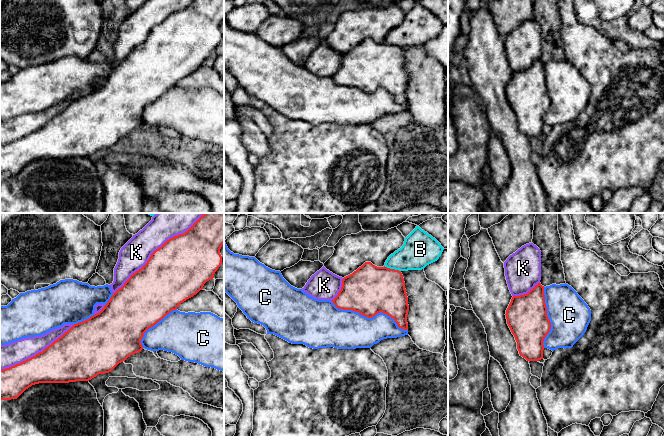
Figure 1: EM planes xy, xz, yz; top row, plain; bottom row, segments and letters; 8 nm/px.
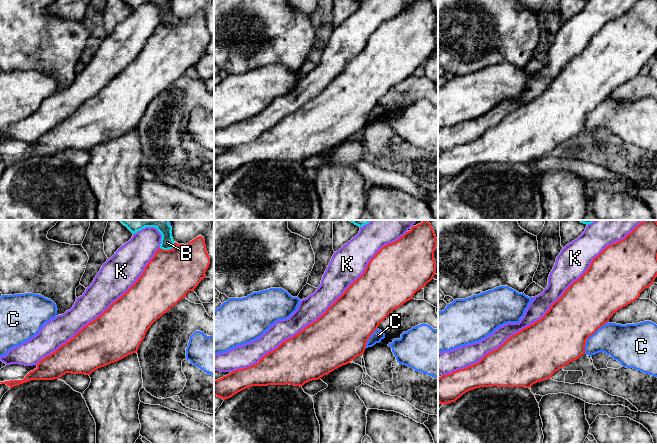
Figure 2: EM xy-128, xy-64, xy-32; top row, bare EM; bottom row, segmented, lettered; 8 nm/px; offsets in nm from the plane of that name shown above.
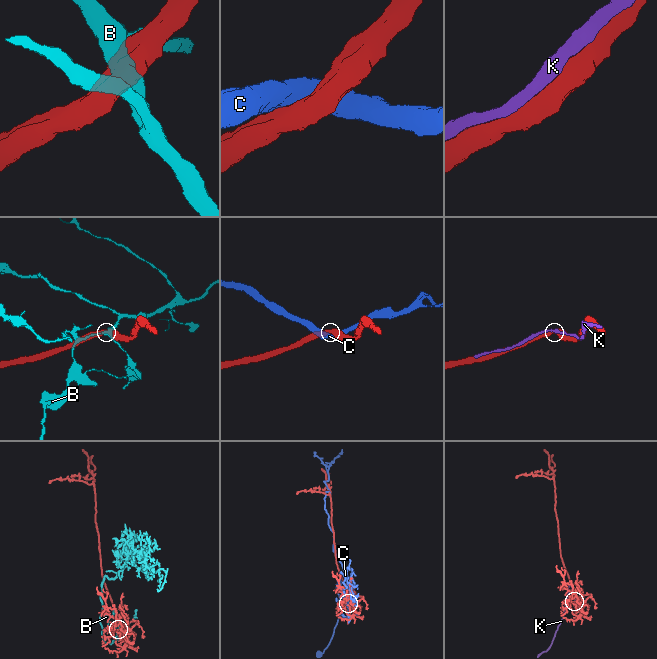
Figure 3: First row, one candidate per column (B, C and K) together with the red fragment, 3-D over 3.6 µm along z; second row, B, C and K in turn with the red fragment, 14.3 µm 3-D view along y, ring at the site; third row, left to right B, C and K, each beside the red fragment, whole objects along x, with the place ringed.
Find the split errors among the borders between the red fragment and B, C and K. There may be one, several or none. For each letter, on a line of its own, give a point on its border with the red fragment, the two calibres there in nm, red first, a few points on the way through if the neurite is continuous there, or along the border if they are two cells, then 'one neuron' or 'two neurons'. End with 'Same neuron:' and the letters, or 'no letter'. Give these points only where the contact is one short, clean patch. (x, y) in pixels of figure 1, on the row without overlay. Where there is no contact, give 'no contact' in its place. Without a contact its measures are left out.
B: xz (392, 45) | 400/260 nm | two neurons
C: xz (370, 93) | 400/320 nm | two neurons
K: xy (151, 30) | 480/220 nm | one neuron
Same neuron: K

